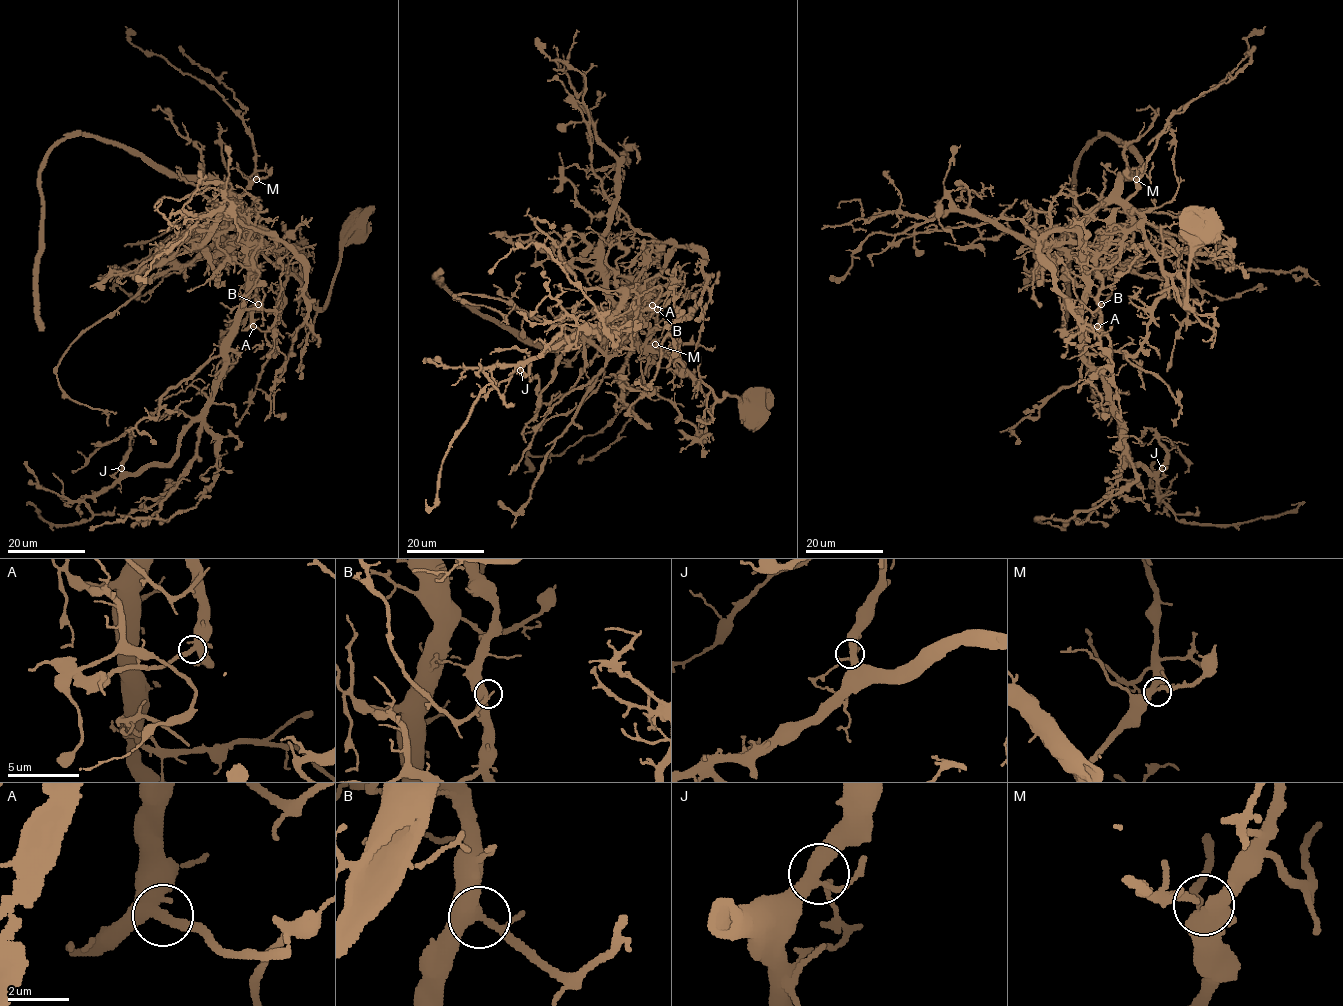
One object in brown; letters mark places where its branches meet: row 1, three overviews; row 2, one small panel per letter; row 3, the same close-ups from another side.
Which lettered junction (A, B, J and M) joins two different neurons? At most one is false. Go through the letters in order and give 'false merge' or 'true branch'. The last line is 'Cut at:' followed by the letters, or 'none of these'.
A: false merge
B: true branch
J: true branch
M: true branch
Cut at: A

